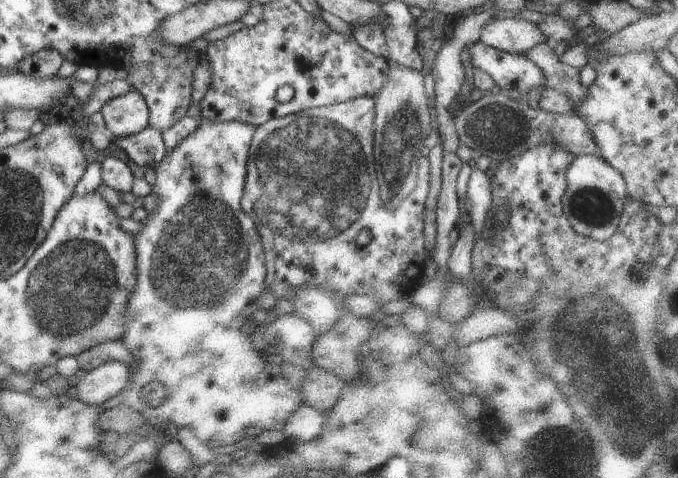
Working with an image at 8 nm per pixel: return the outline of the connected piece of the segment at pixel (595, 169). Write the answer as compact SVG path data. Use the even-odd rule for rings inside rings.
M592 154L575 155L574 160L568 164L566 189L561 202L564 215L577 234L591 237L596 241L608 240L618 229L626 196L626 182L622 174L602 157Z

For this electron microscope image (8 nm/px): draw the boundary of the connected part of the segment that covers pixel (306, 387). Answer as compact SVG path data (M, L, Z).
M313 366L304 370L301 395L305 405L328 412L340 400L346 384L330 372Z

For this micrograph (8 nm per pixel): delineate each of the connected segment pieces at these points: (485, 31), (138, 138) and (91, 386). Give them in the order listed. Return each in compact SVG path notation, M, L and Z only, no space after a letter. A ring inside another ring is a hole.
M530 16L501 20L494 17L480 28L478 41L491 48L522 55L530 48L547 42L544 32L536 26L535 20Z
M148 126L138 134L130 134L124 138L109 136L115 141L130 159L140 166L156 167L166 156L166 146L163 142L162 134Z
M110 361L90 370L76 384L76 398L88 406L102 405L116 396L130 378L127 362Z

